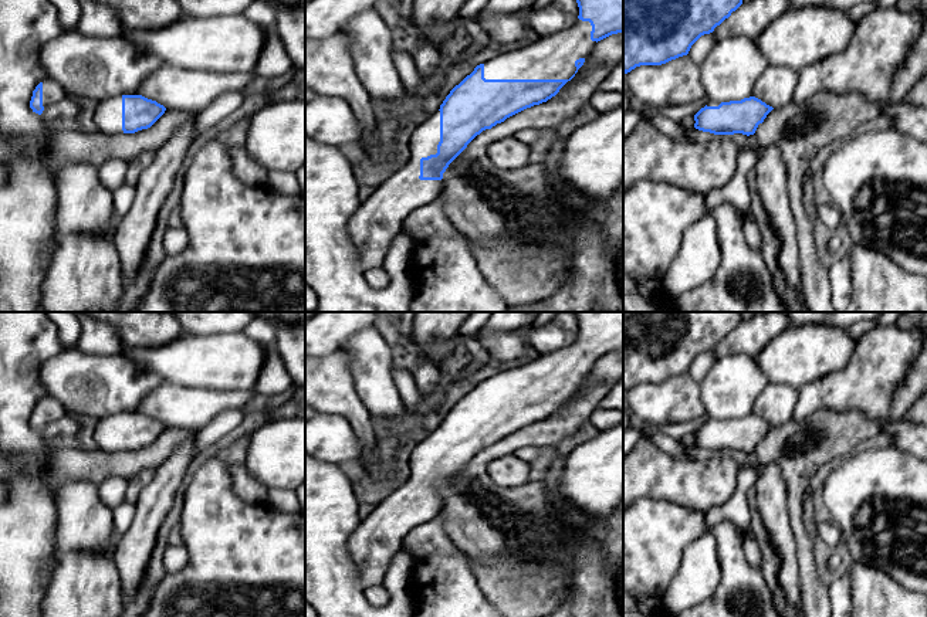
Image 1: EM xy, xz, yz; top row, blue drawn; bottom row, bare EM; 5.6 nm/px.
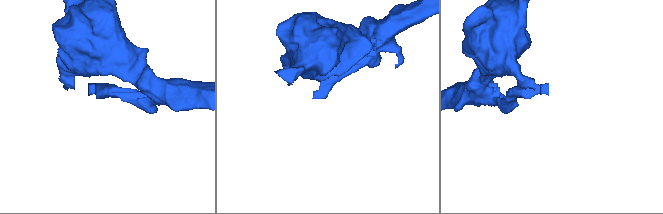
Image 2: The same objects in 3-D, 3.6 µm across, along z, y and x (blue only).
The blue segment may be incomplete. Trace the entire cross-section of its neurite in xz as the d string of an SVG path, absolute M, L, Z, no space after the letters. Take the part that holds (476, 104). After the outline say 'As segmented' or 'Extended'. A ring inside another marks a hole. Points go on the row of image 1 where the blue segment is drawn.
M576 0L576 3L579 16L571 28L539 37L527 47L501 52L477 65L450 91L439 111L416 119L406 156L396 165L392 176L359 204L348 223L349 238L359 252L359 264L365 271L383 265L392 241L402 233L403 221L412 211L440 197L443 173L477 135L555 96L575 77L600 40L623 33L623 0Z. Extended

